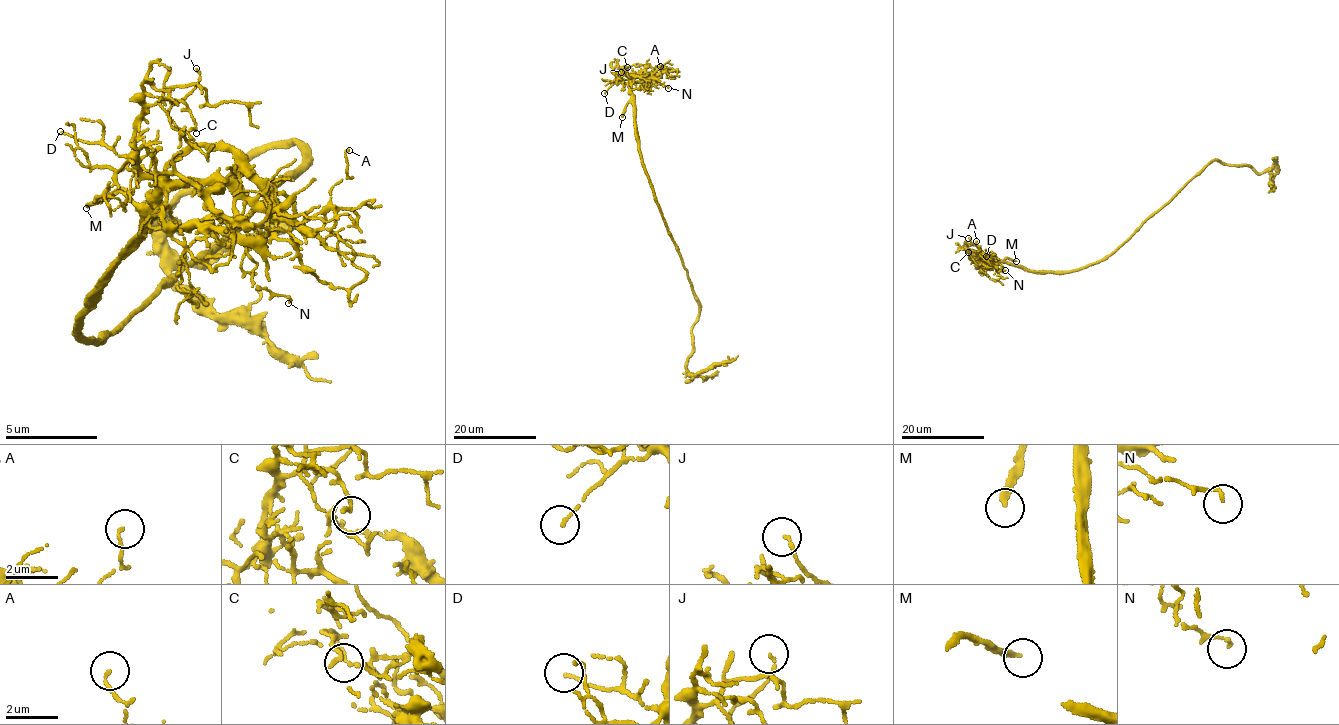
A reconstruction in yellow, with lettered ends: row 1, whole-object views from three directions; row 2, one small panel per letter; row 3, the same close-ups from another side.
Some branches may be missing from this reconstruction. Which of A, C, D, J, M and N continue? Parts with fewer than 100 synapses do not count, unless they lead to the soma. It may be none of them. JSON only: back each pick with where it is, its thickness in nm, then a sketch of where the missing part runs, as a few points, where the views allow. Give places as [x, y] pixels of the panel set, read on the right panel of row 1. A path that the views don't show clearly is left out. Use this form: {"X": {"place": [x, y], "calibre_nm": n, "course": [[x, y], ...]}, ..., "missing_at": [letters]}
{"M": {"place": [1016, 261], "calibre_nm": 200, "course": [[1016, 261], [1058, 267], [1107, 246], [1233, 136], [1283, 140], [1303, 132], [1311, 148], [1314, 136], [1319, 139]]}, "missing_at": ["M"]}

